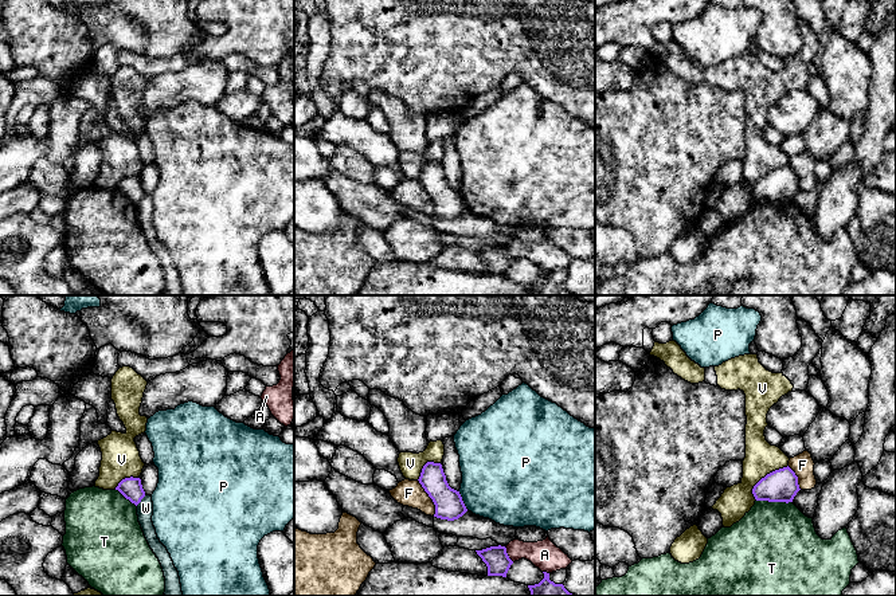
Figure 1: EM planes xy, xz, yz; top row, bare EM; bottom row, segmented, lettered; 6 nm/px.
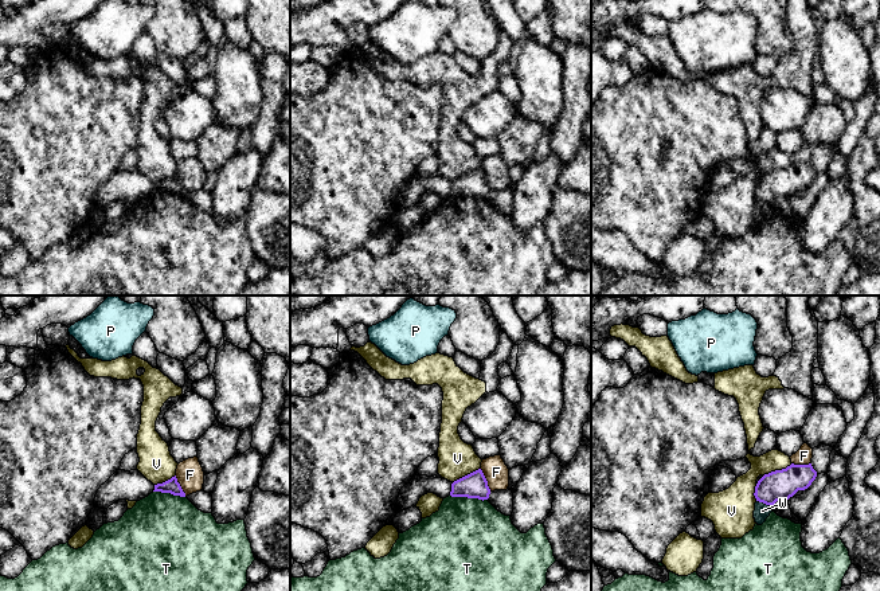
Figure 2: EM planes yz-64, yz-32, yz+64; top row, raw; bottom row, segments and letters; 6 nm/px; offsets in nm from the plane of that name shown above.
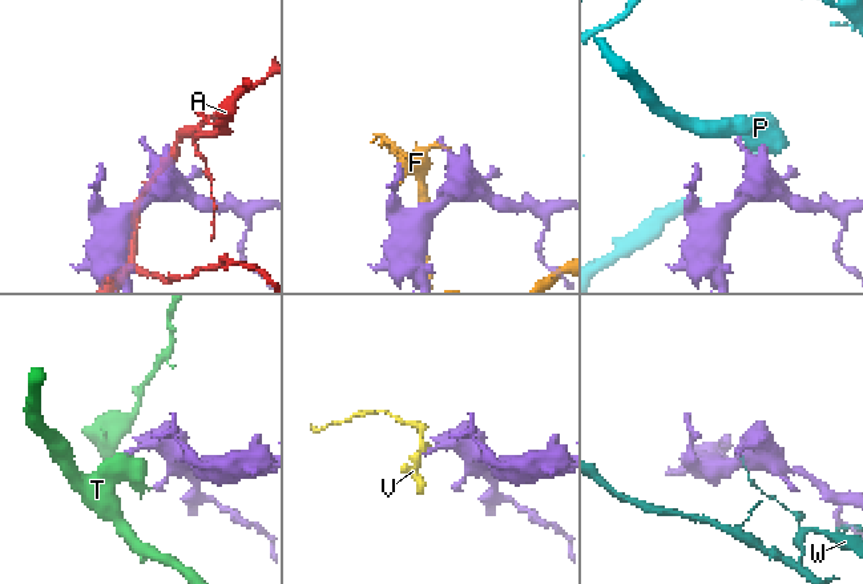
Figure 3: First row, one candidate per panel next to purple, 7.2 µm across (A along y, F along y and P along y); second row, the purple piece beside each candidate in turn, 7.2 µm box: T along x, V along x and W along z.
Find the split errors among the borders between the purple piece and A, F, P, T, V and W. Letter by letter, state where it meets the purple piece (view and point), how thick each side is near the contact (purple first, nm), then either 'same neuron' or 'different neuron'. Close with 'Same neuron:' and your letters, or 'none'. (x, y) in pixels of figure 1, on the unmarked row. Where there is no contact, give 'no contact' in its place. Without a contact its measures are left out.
A: meets purple in xz at (507, 254); 140 nm thick on the purple side, 180 nm on the other; different neuron
F: meets purple in xz at (430, 196); 170 nm thick on the purple side, 160 nm on the other; different neuron
P: meets purple in xz at (462, 200); 170 nm thick on the purple side, 440 nm on the other; different neuron
T: meets purple in yz at (774, 200); 190 nm thick on the purple side, 480 nm on the other; different neuron
V: meets purple in yz at (765, 176); 190 nm thick on the purple side, 200 nm on the other; different neuron
W: meets purple in xy at (140, 200); 130 nm thick on the purple side, 100 nm on the other; different neuron
Same neuron: none

